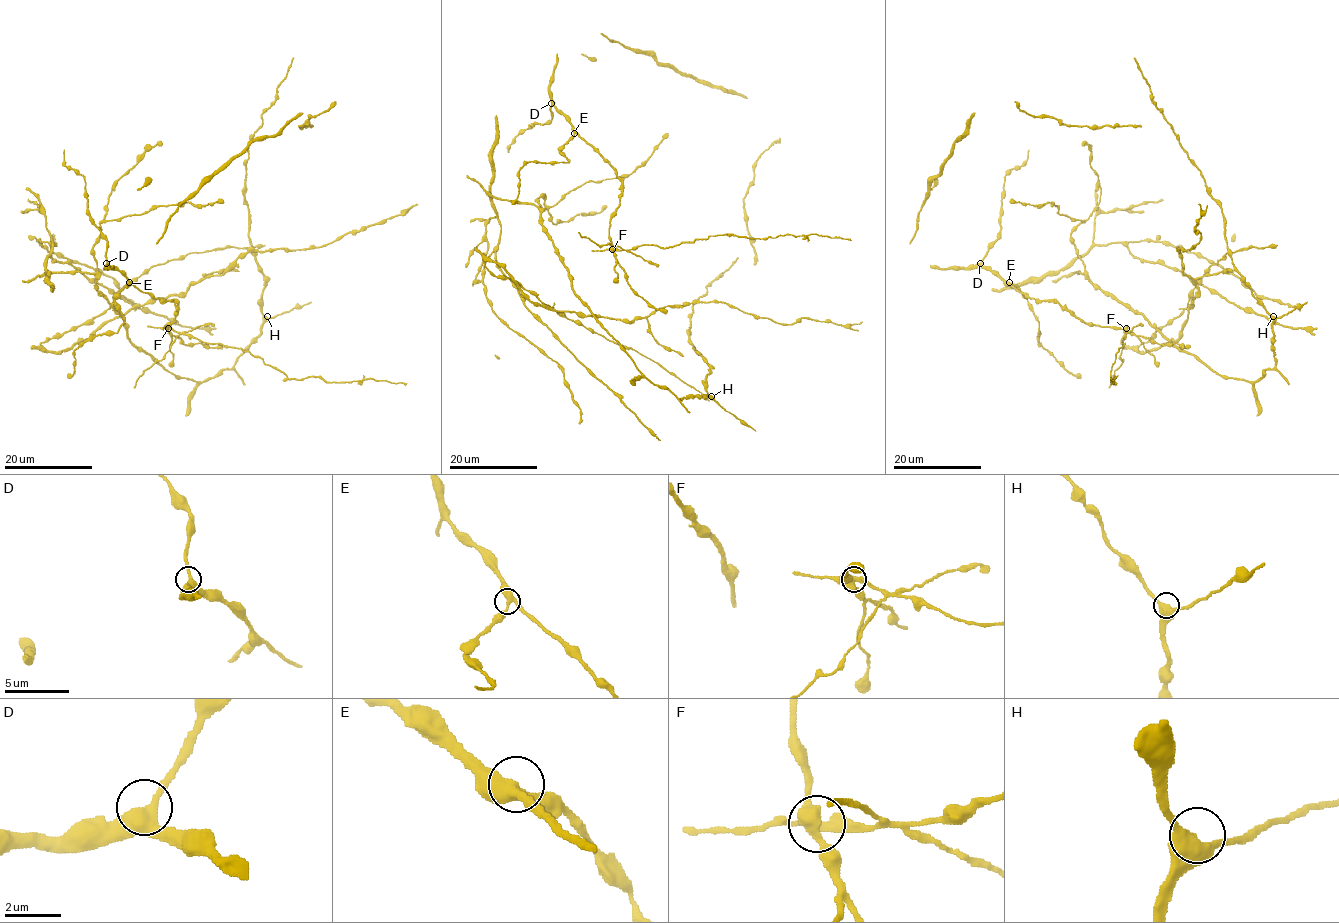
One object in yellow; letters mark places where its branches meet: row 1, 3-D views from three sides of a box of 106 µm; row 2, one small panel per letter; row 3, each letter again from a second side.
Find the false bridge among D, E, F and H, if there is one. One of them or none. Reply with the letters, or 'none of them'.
F

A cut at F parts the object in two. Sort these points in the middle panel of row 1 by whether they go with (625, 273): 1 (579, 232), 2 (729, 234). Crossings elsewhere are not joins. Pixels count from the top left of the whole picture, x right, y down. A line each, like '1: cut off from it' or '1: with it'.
1: cut off from it
2: cut off from it

